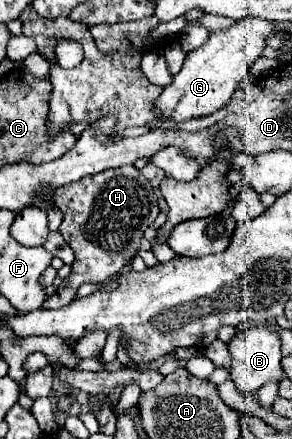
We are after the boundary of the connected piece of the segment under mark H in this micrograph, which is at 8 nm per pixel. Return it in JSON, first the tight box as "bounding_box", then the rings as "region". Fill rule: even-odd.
{"bounding_box":[41,166,159,310],"region":[[[135,166],[103,170],[69,184],[69,188],[53,192],[53,202],[63,212],[59,232],[75,252],[75,262],[71,264],[71,274],[64,278],[63,287],[49,296],[41,308],[51,310],[66,306],[76,298],[81,284],[103,282],[105,278],[119,274],[121,268],[139,252],[143,232],[157,218],[157,200],[159,198],[149,180]]]}

